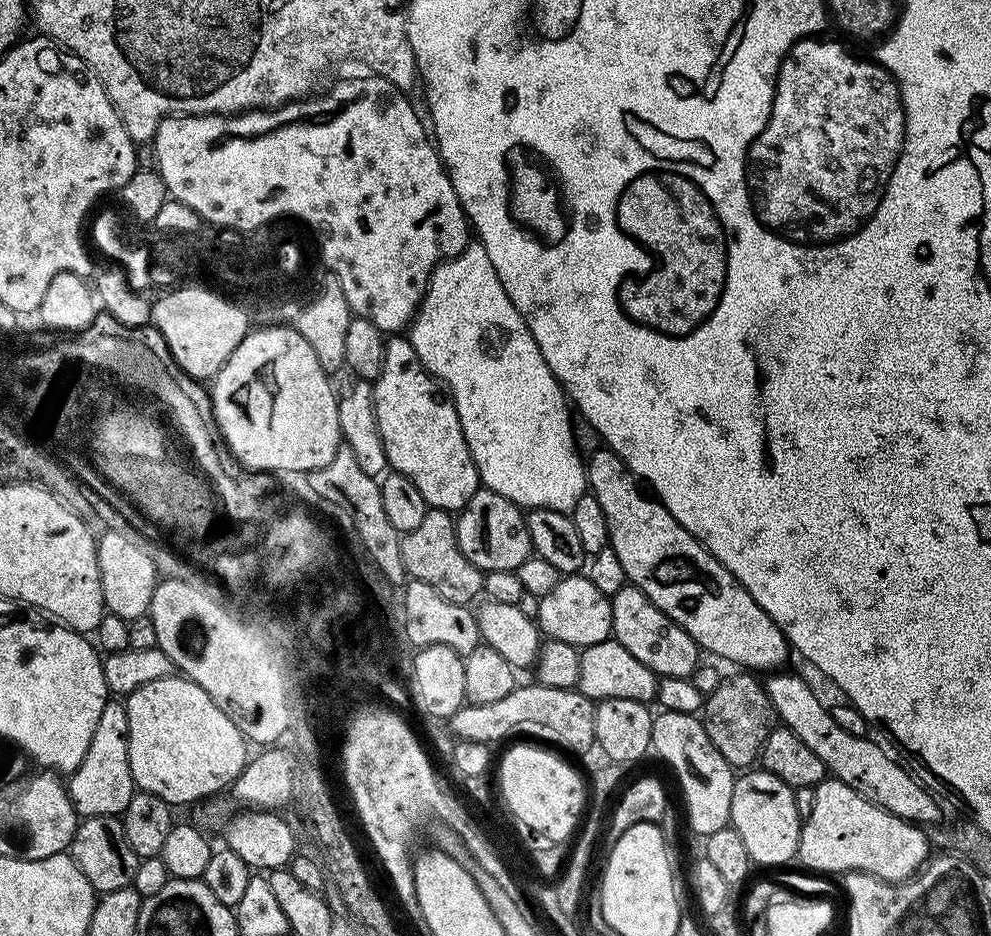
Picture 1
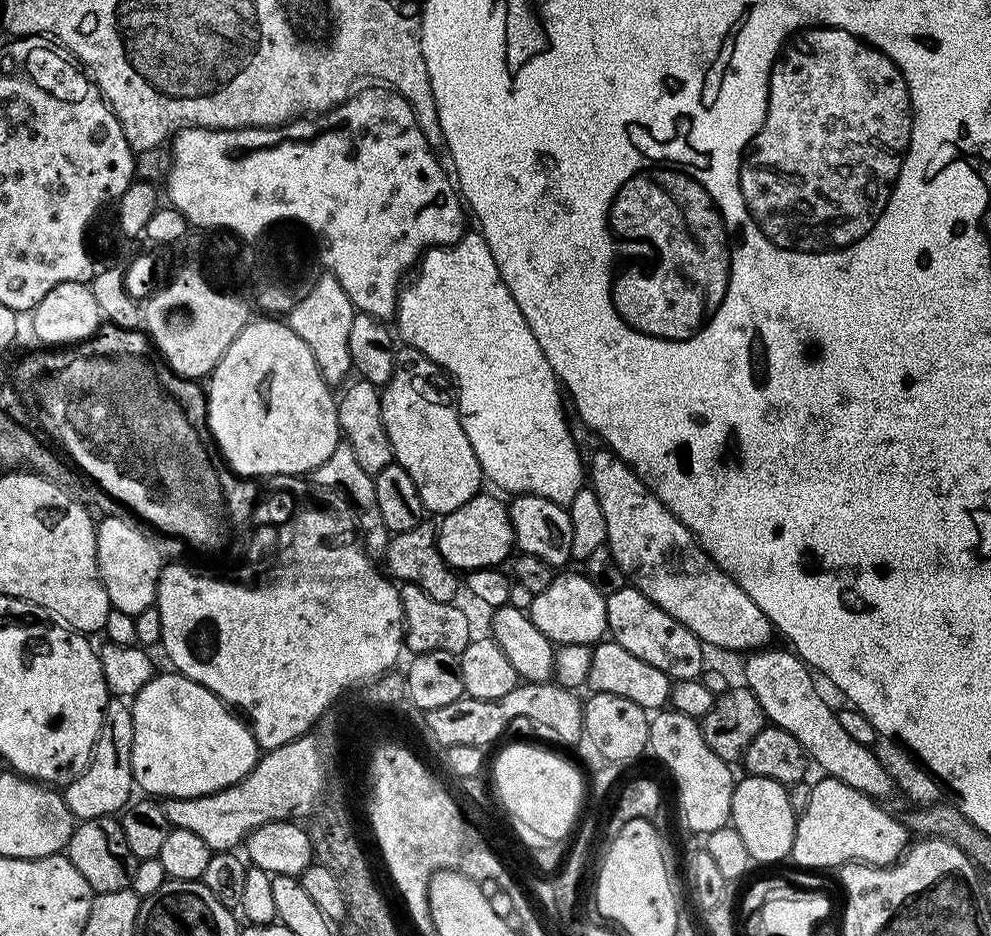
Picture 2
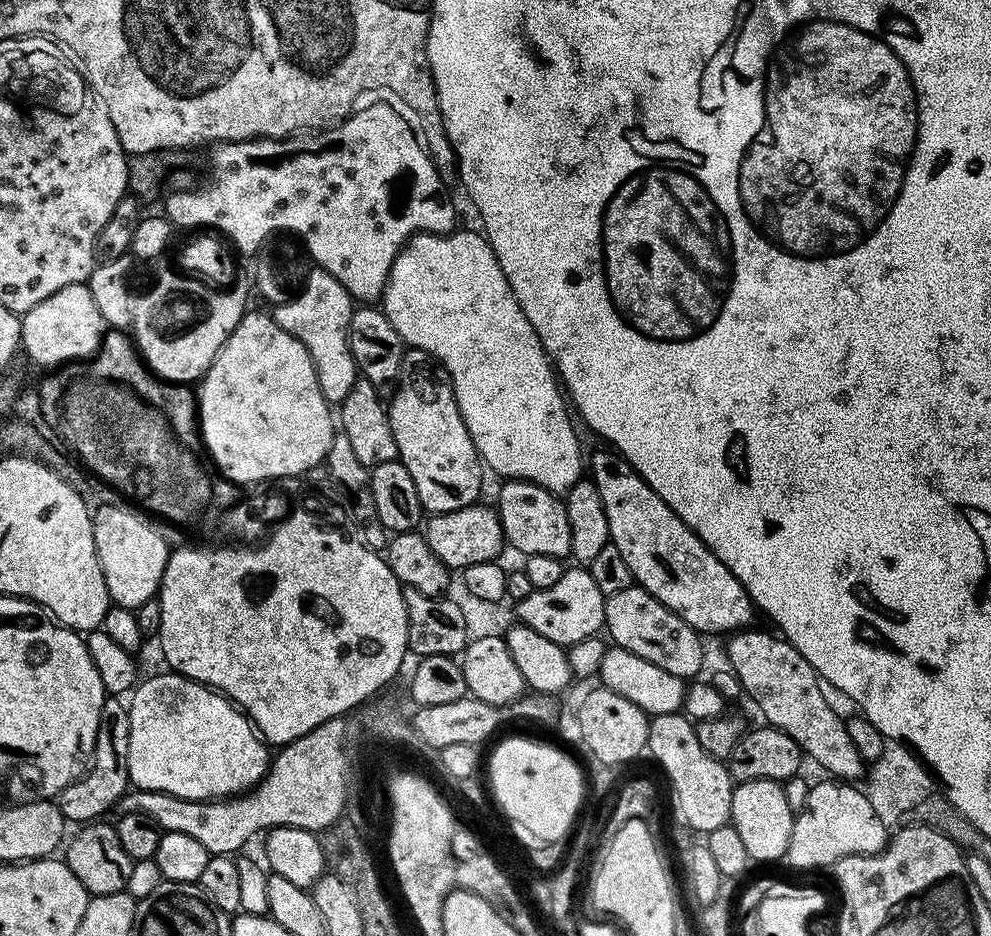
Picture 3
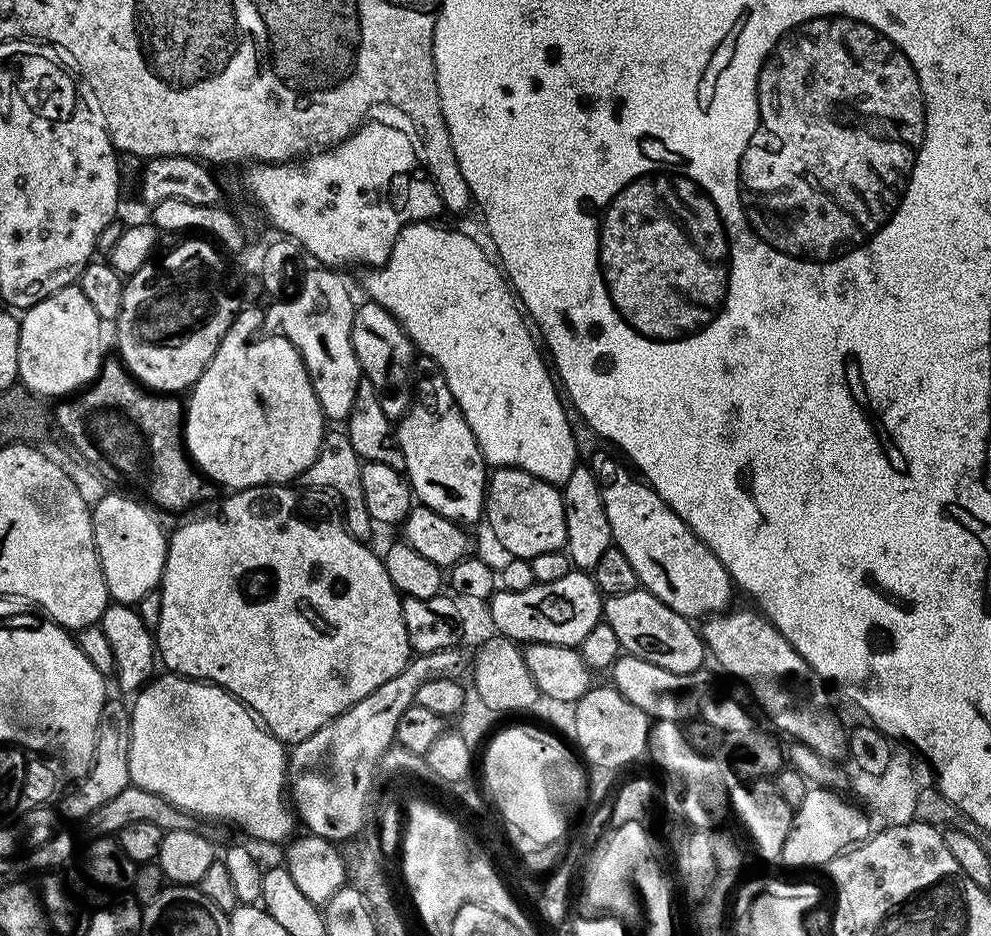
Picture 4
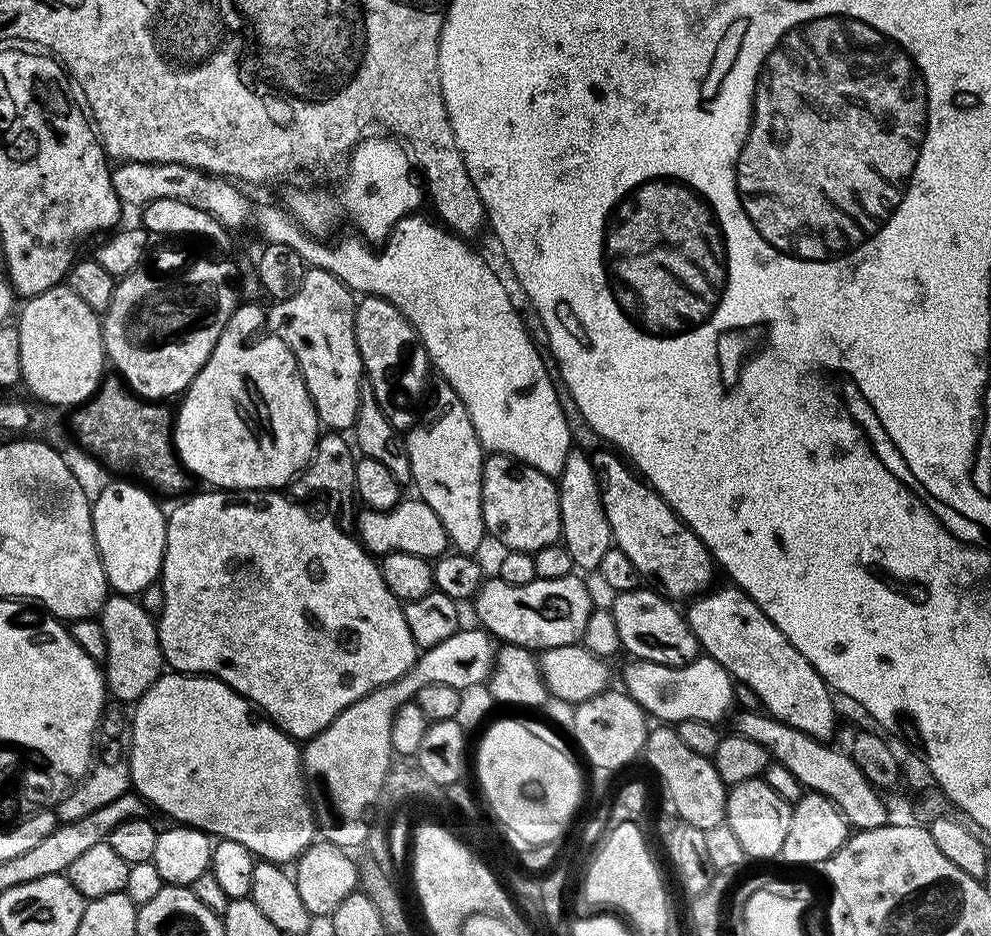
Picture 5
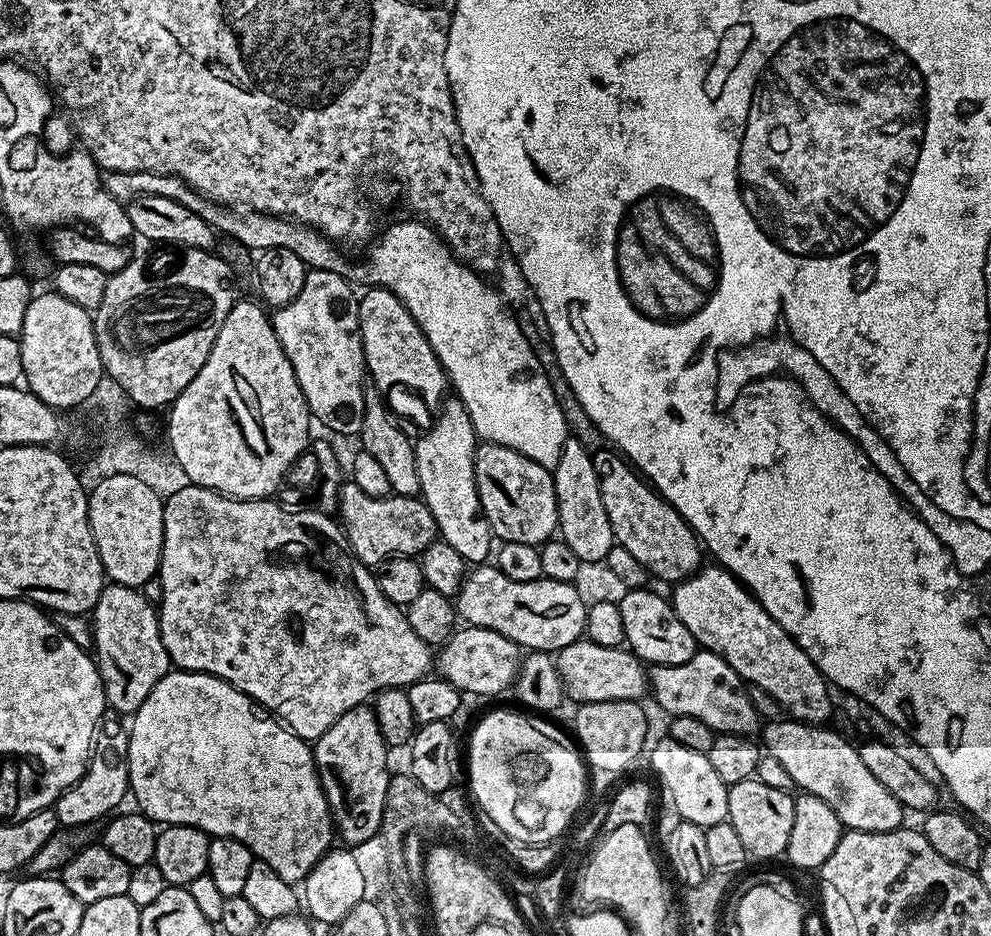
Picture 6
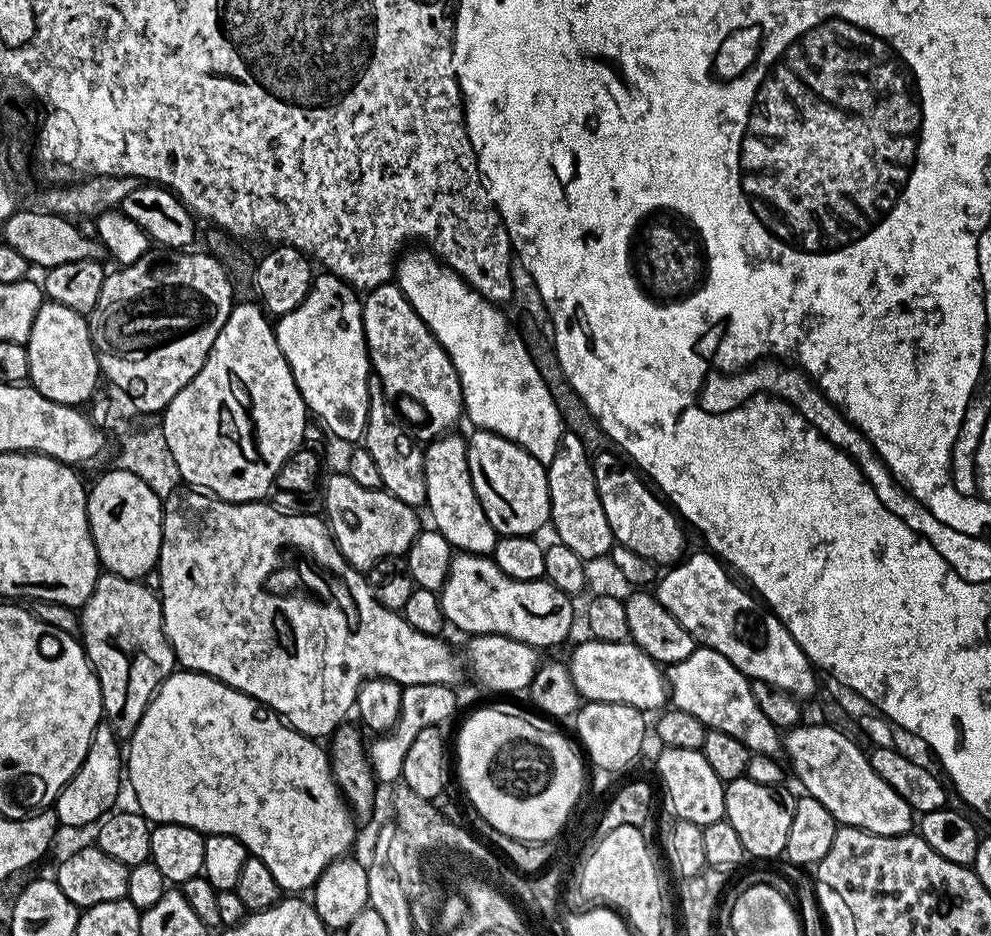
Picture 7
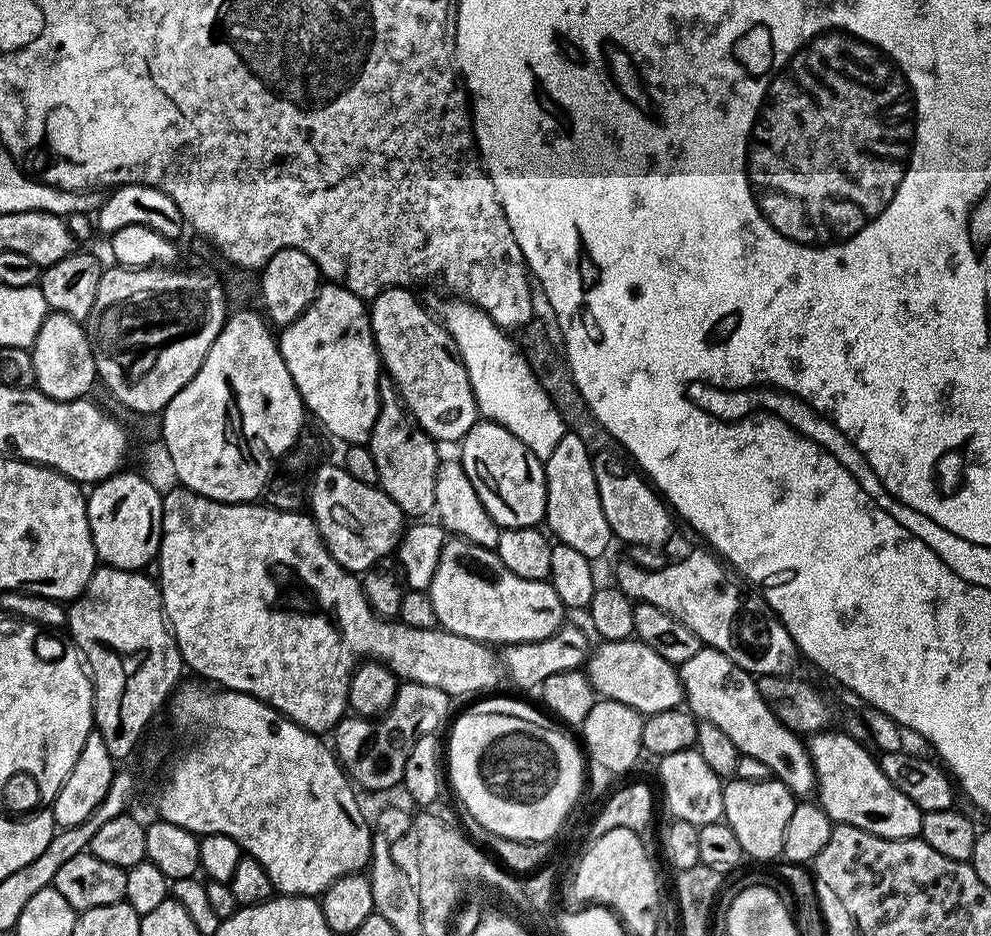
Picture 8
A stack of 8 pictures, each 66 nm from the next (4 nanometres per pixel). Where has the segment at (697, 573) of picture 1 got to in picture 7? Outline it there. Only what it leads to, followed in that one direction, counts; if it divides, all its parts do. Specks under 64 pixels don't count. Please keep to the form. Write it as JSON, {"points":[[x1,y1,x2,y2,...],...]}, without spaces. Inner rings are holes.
{"points":[[605,450,593,459,592,473,602,510,606,510,606,522,610,522,613,541,630,546,634,554,642,554,642,558,650,558,658,566,675,565,685,555,684,532,677,513,631,467,624,468,625,461,619,455,610,453]]}

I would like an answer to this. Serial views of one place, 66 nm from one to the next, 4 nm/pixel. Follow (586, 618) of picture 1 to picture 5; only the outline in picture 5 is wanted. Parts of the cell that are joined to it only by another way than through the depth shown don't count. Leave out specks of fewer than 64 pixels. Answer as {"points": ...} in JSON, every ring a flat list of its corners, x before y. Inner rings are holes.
{"points":[[573,574,566,578,554,578,553,580,537,578,526,582,526,586,514,586,499,578,485,579,474,597,479,627,495,637,497,641,504,644,516,644,519,648,543,650,577,643,584,635,586,618,590,618,594,607,594,601,592,601,591,594,588,593,587,586,579,580,578,576]]}

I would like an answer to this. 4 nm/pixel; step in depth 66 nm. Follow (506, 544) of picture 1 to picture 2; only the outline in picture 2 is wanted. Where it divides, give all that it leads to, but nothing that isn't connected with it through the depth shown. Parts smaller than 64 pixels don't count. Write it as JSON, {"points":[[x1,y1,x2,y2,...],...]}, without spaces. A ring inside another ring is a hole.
{"points":[[477,494,470,498,470,502,458,506,458,510,443,513,441,520,444,521,436,528,436,545,444,560,454,569,499,569,503,565,503,560,508,555,511,557,516,548,516,535,510,522,508,504,500,501,499,495,496,495,497,497,484,495]]}

